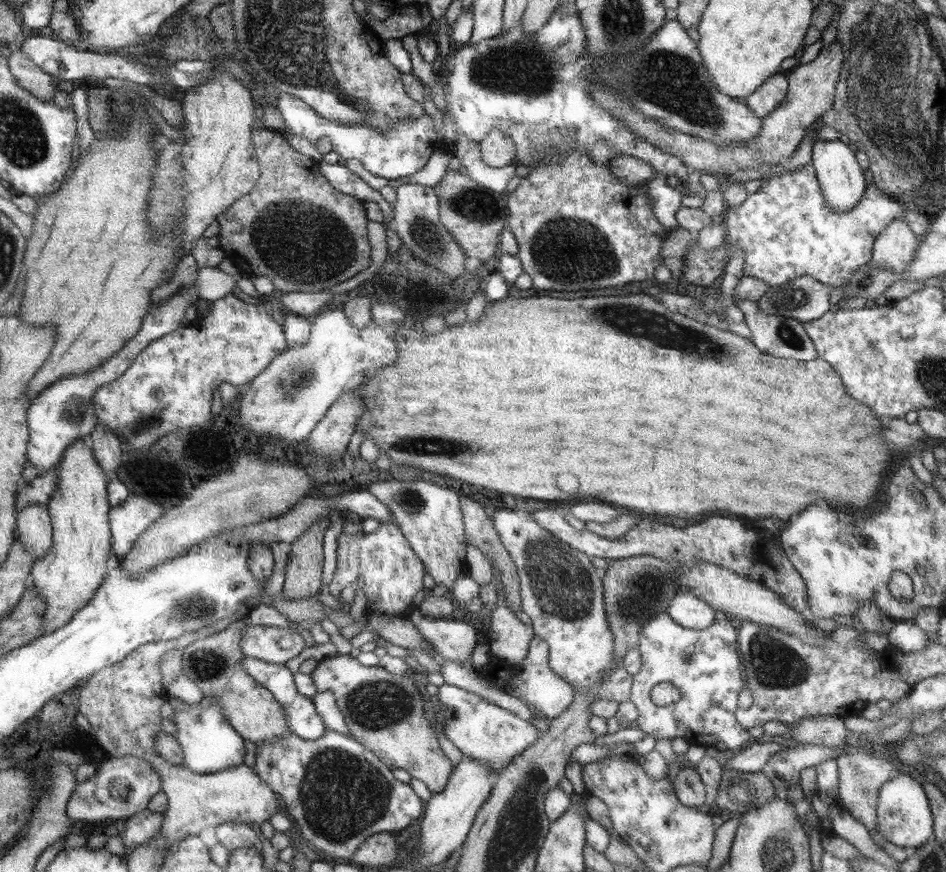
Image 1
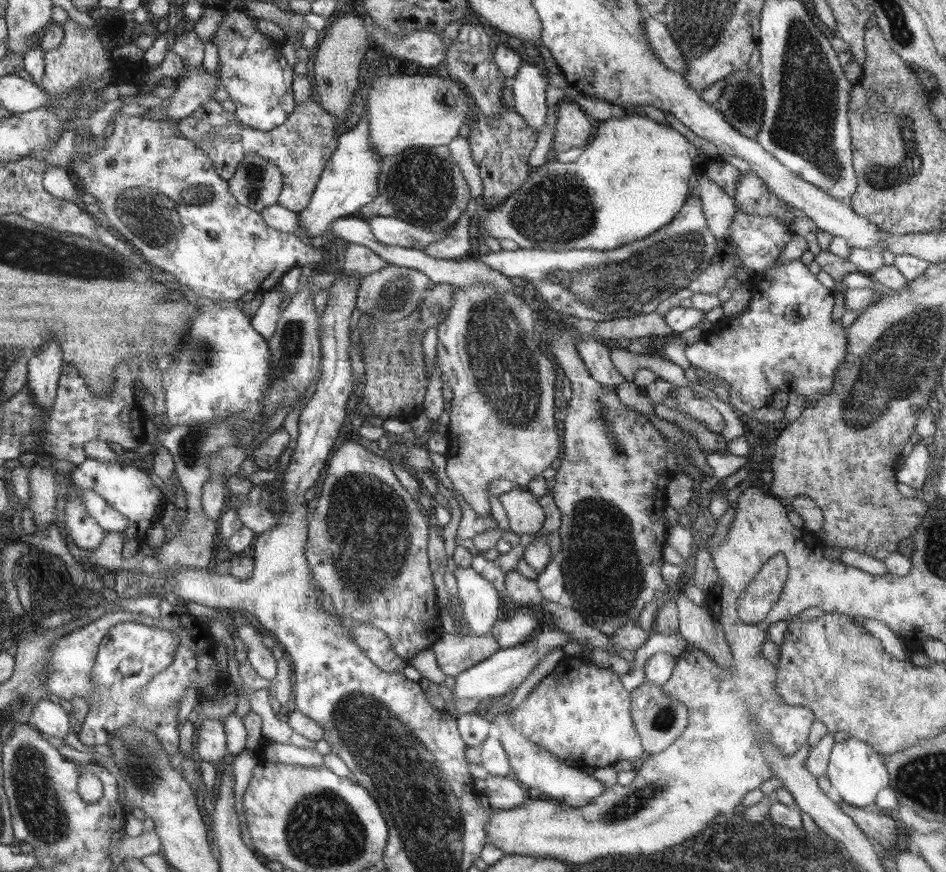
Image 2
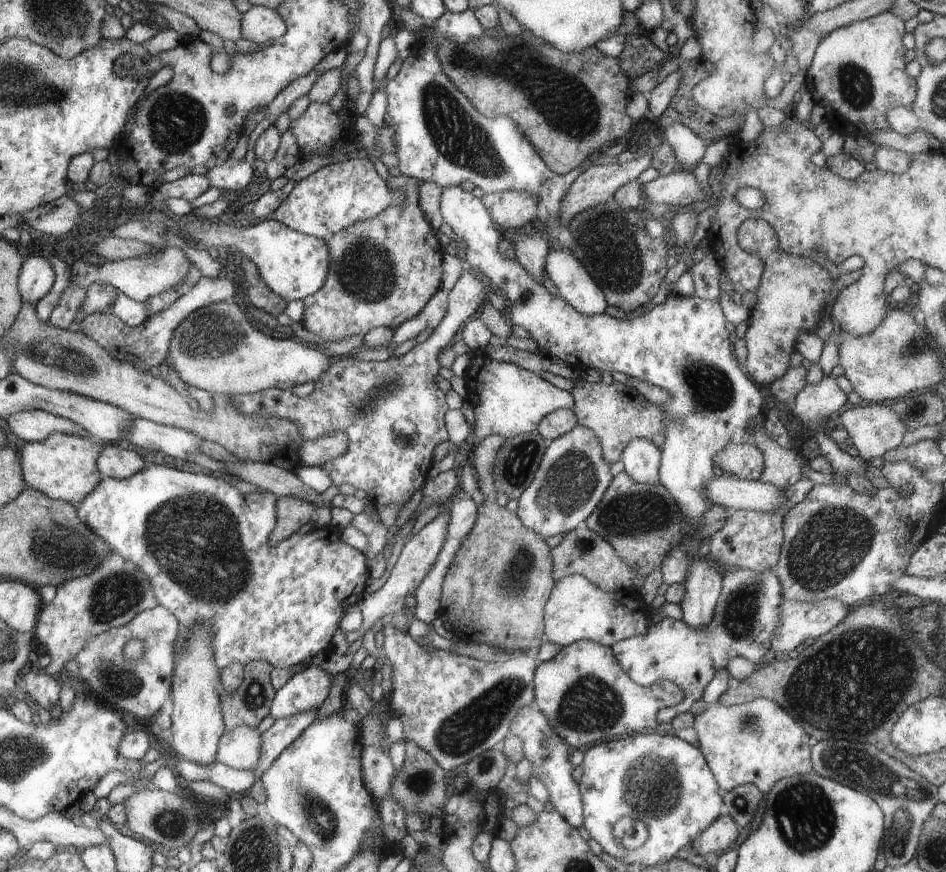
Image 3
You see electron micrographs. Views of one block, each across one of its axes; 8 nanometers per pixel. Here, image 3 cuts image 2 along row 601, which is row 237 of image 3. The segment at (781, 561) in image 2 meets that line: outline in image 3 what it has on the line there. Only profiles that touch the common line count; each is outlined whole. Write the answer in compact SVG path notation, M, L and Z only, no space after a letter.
M748 219L740 226L739 233L740 248L754 256L760 256L763 262L760 286L758 288L757 302L751 309L750 318L746 322L747 329L742 340L745 347L747 359L743 362L742 368L750 375L750 378L762 386L770 386L774 380L778 380L786 374L789 369L790 354L795 351L796 338L800 332L814 332L825 315L824 300L826 294L834 288L833 279L828 270L816 260L808 256L794 256L786 254L778 246L778 236L768 222L762 219Z

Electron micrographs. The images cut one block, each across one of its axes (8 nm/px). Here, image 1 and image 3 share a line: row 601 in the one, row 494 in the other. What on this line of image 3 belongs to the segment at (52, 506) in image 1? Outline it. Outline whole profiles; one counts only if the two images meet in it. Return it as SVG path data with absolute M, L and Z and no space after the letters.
M50 434L46 440L18 444L25 484L44 492L54 500L71 502L76 506L101 484L103 477L98 472L97 461L105 444L96 439L74 434Z

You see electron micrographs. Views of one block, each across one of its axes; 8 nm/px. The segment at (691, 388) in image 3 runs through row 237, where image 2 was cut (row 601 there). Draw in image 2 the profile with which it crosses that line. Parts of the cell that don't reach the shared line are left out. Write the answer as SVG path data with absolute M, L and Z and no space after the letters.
M456 568L457 615L465 623L467 632L487 636L500 616L500 606L505 606L497 588L489 580L470 568Z

